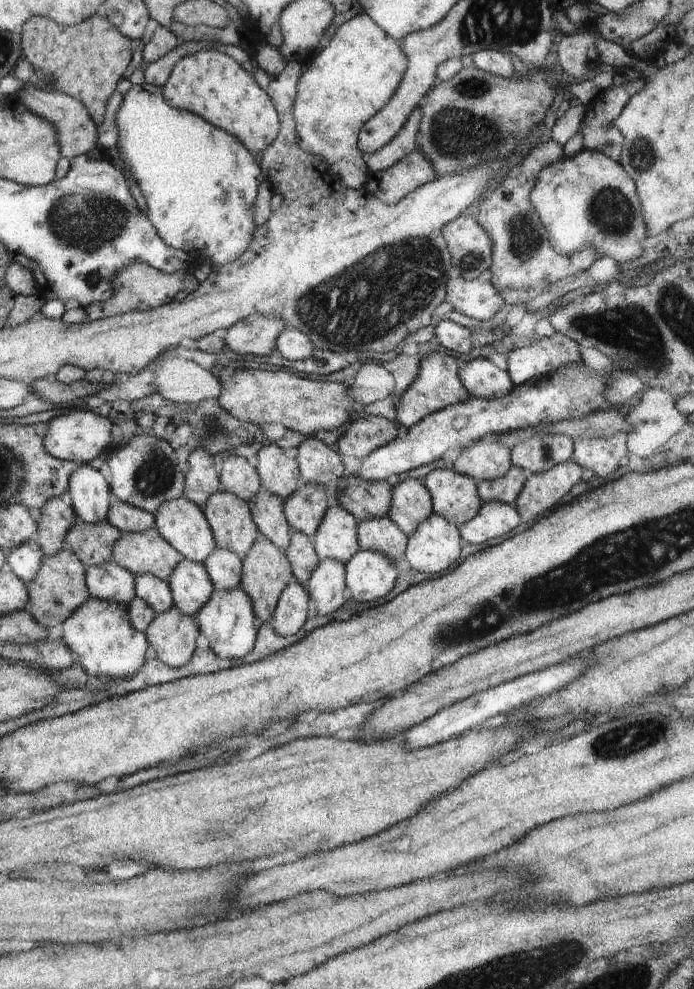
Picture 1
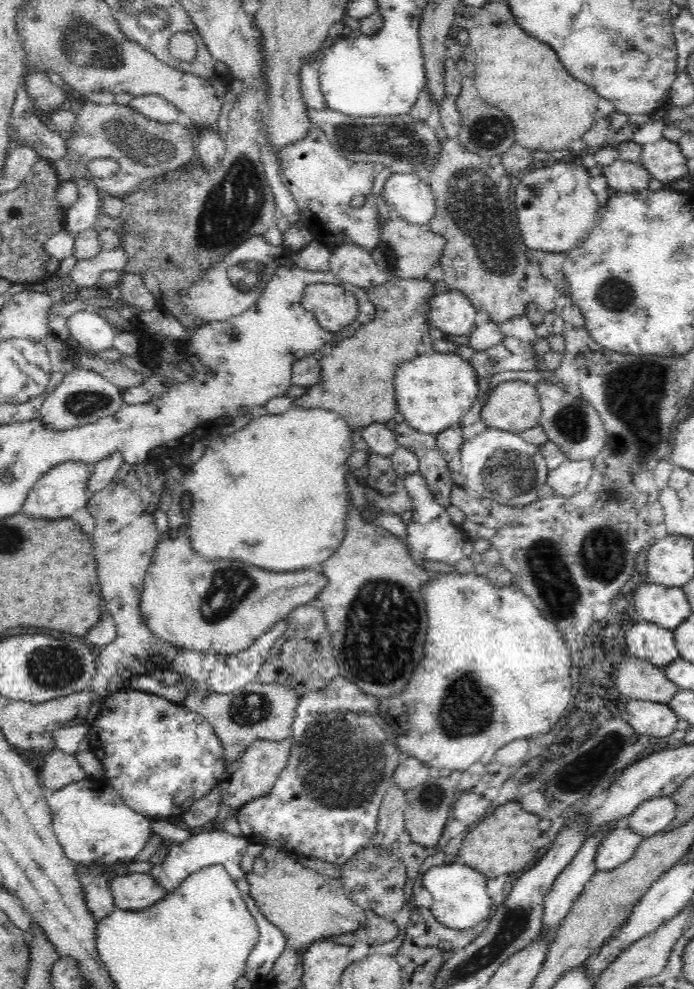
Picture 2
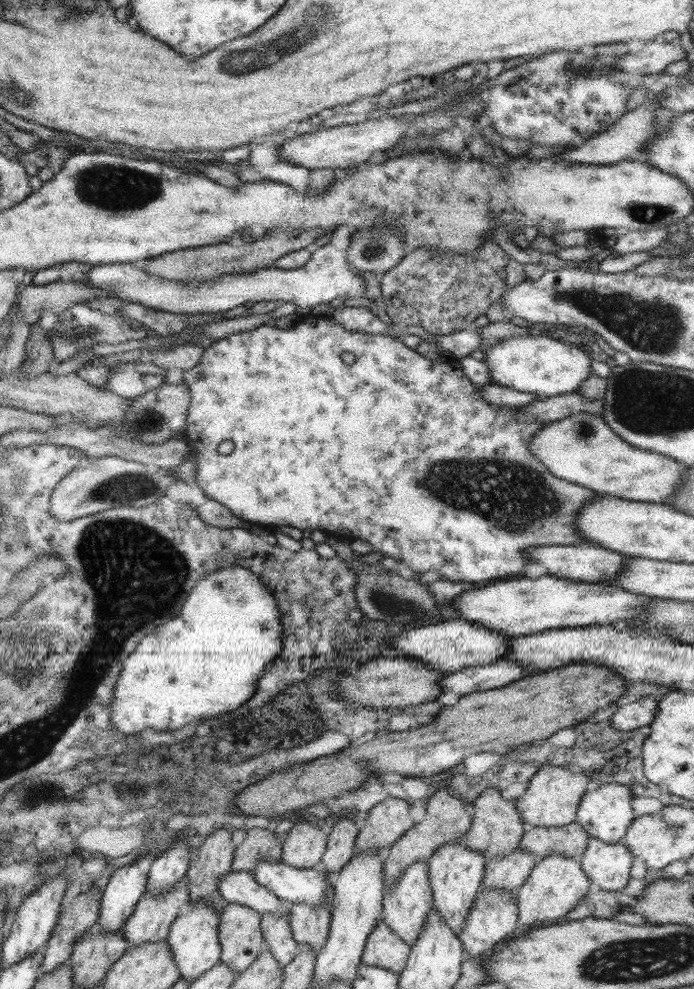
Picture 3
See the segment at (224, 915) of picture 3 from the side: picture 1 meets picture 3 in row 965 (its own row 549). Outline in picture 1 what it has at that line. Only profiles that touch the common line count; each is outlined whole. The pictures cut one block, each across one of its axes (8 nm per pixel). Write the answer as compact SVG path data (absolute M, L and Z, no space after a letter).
M222 490L208 498L202 510L217 546L244 559L260 536L247 502Z

